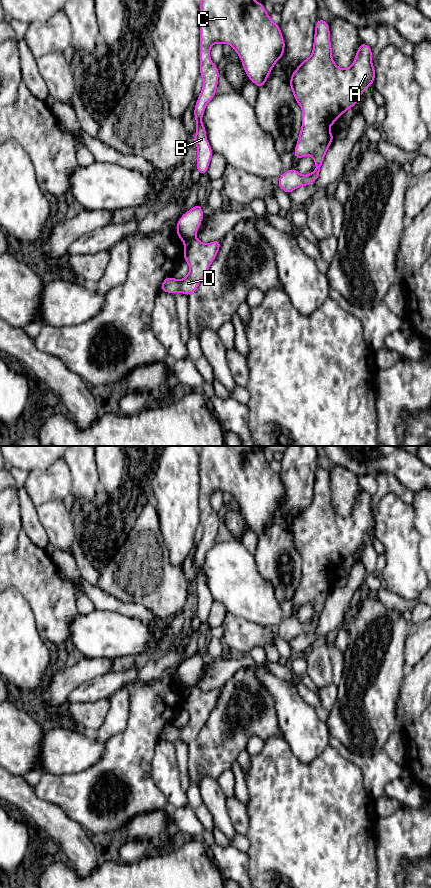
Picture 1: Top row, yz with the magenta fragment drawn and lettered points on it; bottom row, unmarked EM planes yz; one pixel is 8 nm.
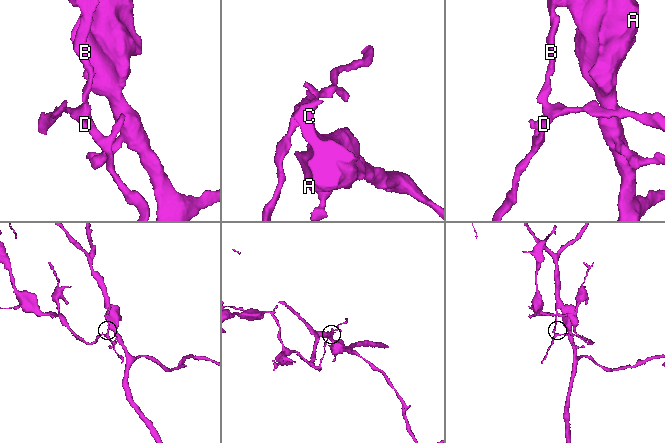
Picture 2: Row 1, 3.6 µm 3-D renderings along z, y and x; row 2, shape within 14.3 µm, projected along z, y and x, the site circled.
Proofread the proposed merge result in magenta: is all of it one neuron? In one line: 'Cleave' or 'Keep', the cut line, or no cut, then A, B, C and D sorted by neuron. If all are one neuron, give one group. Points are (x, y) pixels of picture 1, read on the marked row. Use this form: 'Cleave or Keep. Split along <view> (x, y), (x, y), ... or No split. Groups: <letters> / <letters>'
Cleave. Split along yz (195, 237), (184, 242). Groups: A B C / D

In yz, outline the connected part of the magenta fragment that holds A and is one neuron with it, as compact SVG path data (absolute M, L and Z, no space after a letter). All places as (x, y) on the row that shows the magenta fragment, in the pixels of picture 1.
M317 19L311 56L302 61L298 68L292 72L289 83L295 101L302 109L302 126L297 144L294 148L295 159L298 160L308 155L312 156L316 165L316 169L308 175L301 175L294 168L285 171L277 180L279 187L285 193L289 195L295 189L302 186L311 185L318 179L326 152L332 140L335 138L335 135L330 133L330 126L335 124L336 120L348 109L355 106L363 92L374 82L375 67L372 64L372 48L366 45L364 42L361 42L352 65L347 69L339 68L332 58L332 46L330 42L330 29L328 21Z

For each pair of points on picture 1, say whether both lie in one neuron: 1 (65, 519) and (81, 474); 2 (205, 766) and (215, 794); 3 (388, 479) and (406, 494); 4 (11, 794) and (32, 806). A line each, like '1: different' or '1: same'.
1: different
2: different
3: same
4: same

